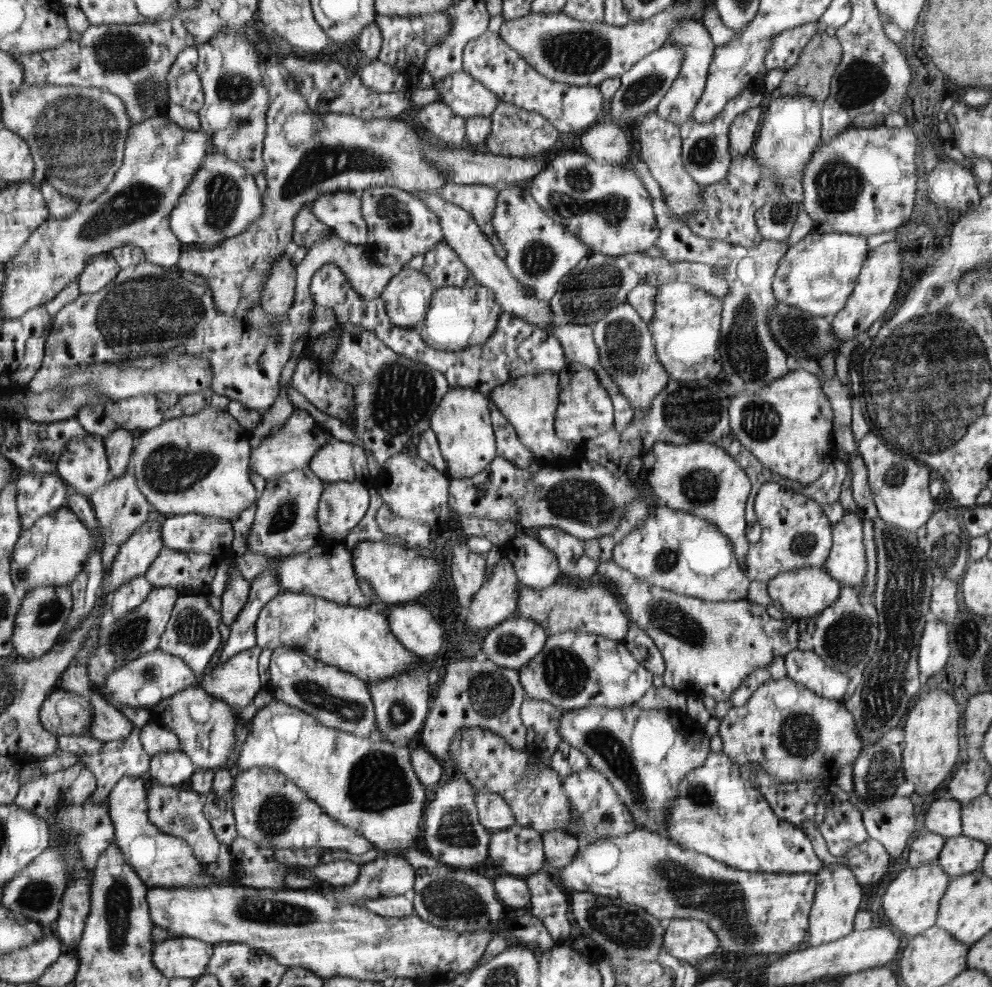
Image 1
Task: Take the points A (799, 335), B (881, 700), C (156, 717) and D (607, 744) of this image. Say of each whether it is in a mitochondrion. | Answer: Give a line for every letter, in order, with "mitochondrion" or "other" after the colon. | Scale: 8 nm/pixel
A: mitochondrion
B: mitochondrion
C: other
D: mitochondrion

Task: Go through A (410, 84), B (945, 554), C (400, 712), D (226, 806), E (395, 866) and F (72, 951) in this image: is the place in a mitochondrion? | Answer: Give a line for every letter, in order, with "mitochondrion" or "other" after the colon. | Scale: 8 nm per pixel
A: other
B: mitochondrion
C: mitochondrion
D: other
E: other
F: other

